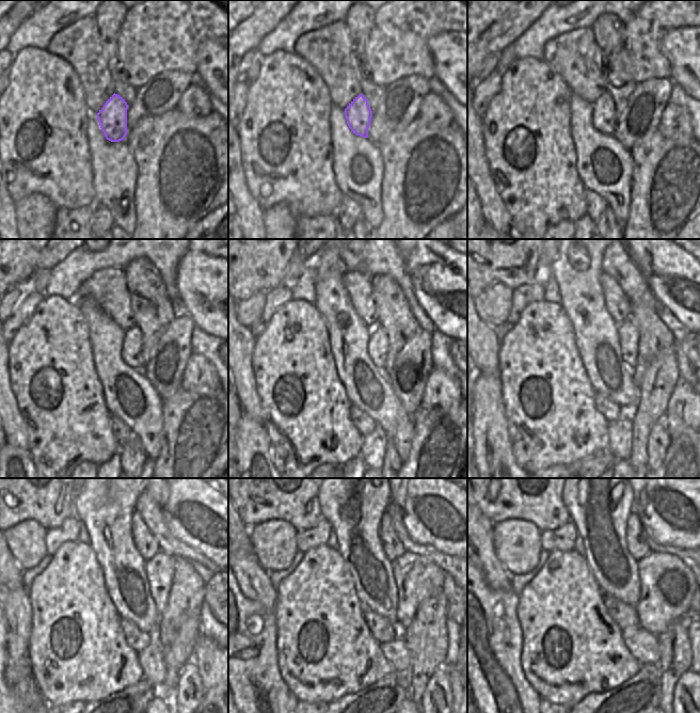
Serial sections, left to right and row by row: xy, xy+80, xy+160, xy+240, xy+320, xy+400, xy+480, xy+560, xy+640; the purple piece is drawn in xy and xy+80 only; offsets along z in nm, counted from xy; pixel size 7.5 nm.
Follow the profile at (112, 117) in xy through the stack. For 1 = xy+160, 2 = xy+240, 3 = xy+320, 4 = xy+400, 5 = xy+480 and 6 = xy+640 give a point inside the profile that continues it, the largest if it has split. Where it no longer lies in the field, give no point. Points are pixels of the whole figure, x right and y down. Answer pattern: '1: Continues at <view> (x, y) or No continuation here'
1: Continues at xy+160 (604, 120)
2: Continues at xy+240 (131, 352)
3: Continues at xy+320 (378, 343)
4: Continues at xy+400 (627, 332)
5: Continues at xy+480 (159, 569)
6: Continues at xy+640 (668, 584)

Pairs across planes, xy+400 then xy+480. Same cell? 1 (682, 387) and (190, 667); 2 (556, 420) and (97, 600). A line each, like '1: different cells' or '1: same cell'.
1: different cells
2: same cell

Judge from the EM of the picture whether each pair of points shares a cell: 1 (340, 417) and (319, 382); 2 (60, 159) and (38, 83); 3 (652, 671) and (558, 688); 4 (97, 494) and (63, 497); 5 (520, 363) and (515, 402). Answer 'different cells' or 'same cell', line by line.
1: same cell
2: same cell
3: different cells
4: different cells
5: same cell

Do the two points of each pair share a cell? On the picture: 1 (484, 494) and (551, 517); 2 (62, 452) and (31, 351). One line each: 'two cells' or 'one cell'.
1: one cell
2: one cell

